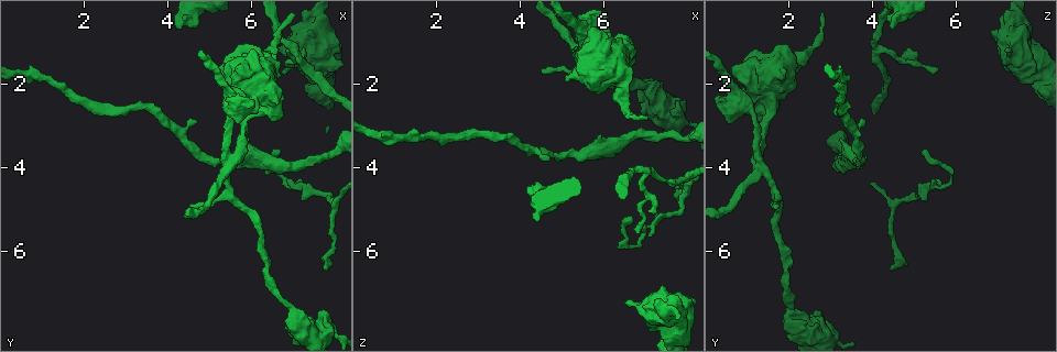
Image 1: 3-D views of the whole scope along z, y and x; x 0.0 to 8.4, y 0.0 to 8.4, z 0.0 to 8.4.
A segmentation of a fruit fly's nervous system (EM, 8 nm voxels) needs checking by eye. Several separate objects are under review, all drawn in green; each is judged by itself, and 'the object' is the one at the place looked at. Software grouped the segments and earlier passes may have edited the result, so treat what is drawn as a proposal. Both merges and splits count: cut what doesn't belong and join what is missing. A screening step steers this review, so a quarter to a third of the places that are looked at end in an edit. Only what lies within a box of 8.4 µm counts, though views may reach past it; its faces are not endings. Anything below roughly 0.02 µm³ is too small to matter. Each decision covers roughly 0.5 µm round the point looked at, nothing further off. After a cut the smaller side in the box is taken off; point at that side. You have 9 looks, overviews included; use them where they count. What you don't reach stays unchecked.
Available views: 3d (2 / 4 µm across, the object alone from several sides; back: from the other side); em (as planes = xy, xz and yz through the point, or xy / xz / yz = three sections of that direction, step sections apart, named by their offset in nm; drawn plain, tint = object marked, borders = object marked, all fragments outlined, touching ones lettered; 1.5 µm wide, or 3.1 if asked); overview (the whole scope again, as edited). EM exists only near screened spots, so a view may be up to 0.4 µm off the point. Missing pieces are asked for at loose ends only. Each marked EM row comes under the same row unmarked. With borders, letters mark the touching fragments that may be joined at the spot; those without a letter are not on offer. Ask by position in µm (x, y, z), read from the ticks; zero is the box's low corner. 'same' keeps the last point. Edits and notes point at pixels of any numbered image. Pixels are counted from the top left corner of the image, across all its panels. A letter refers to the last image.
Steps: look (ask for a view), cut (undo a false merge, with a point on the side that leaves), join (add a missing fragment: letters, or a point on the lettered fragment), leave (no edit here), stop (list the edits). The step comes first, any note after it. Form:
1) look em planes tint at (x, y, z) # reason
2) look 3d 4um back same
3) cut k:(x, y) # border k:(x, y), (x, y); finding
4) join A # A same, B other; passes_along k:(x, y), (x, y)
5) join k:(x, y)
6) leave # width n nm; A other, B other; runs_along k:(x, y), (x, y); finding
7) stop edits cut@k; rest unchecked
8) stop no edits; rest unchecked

look em planes tint at (4.65, 2.95, 3.75) # free end

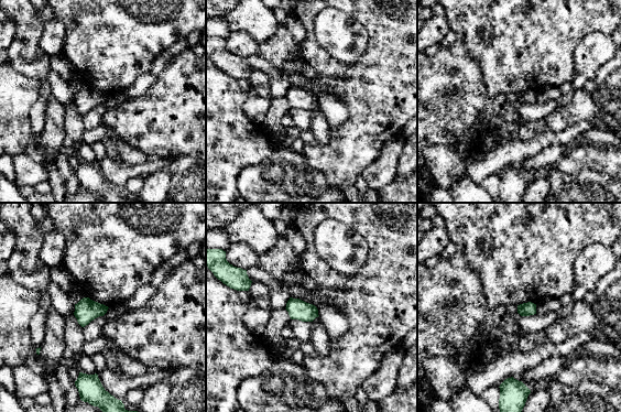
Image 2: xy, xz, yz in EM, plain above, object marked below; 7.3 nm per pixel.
look em planes borders same

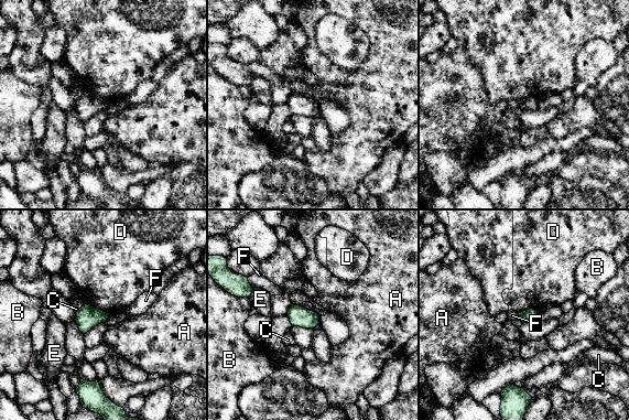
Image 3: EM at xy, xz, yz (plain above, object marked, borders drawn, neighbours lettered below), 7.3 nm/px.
leave # A other, B other, C other, D other, E other, F other; border 3:(247, 277), (252, 288); no lettered fragment goes on from it

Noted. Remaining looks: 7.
look em yz step 8 borders at (6.50, 1.20, 7.25) # branch stops here

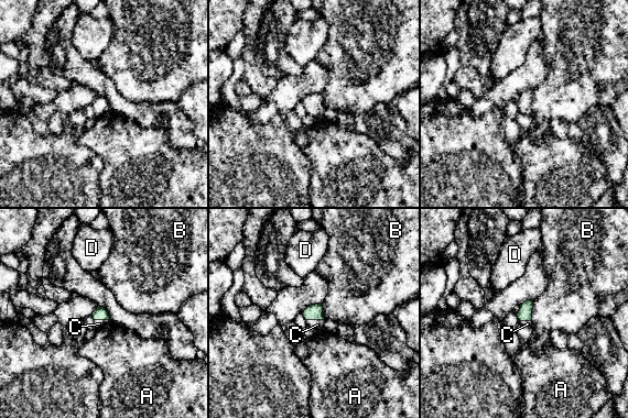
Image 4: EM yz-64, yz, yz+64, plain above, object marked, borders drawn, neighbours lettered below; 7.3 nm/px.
join C # longest_contact C 140 nm; A other, B other, C same, D other; it goes on there

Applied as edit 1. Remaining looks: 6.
look 3d 4um at (5.45, 4.05, 1.40) # three-way junction

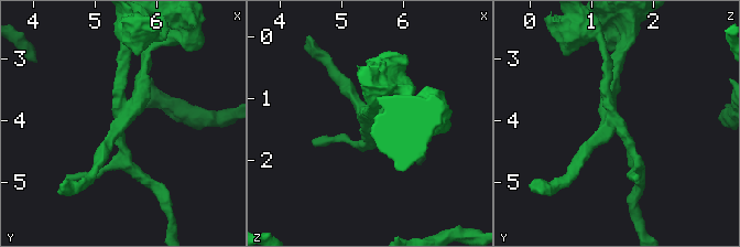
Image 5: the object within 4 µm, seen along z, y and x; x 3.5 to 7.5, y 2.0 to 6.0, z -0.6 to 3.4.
look em planes borders at (5.40, 4.00, 1.35) # arms 3; arm_widths 180, 190, 200 nm; now the EM

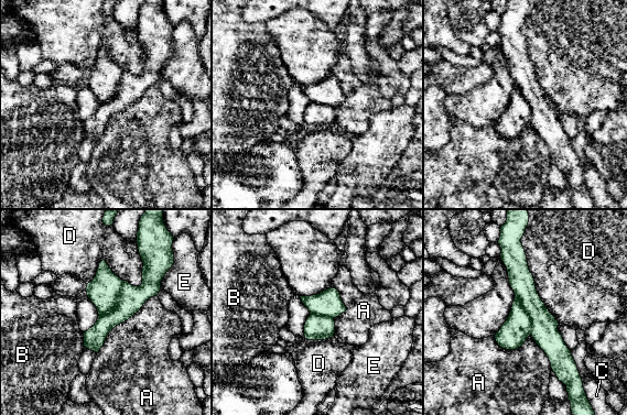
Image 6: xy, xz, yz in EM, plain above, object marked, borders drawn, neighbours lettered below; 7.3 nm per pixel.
cut 6:(103, 291) # width 220 nm; A other, B other, C other, D other, E other; border 6:(122, 281), (116, 304), (99, 315); two cells meet here

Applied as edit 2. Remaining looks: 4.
stop edits join@4, cut@6; rest unchecked

